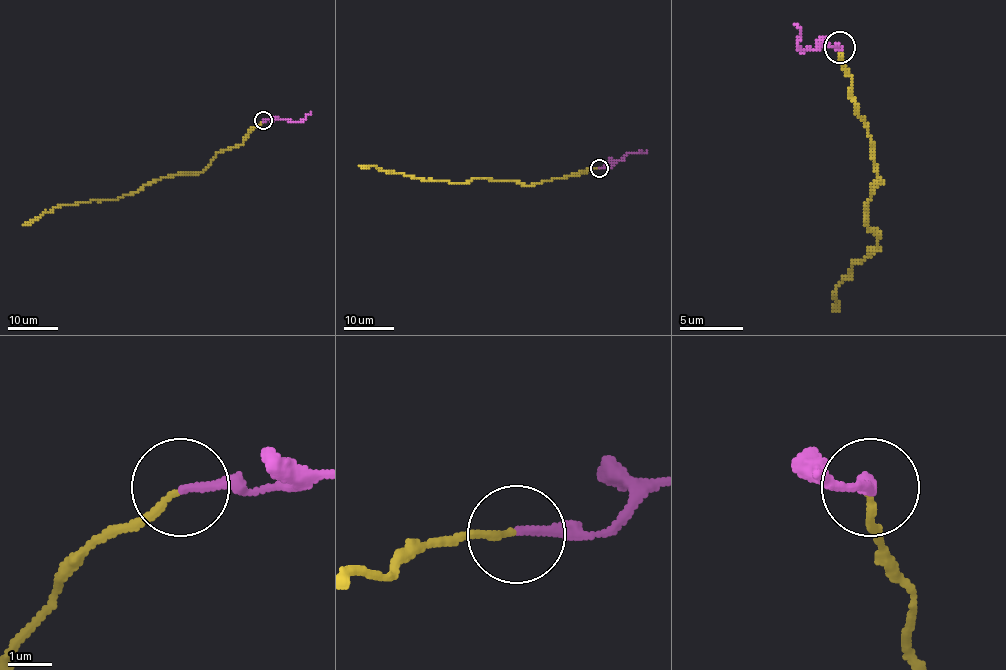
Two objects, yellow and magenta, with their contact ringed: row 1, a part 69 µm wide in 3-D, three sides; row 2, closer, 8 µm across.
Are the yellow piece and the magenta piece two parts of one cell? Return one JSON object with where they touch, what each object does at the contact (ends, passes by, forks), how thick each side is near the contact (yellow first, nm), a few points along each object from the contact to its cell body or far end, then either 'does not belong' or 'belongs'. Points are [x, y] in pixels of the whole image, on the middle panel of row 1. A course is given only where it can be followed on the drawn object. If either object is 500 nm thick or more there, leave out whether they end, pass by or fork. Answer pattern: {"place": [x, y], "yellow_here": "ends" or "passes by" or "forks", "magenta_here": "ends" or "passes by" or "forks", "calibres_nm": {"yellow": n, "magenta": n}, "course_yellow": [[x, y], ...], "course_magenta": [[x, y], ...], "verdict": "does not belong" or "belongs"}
{"place": [599, 168], "yellow_here": "ends", "magenta_here": "ends", "calibres_nm": {"yellow": 160, "magenta": 200}, "course_yellow": [[600, 167], [538, 183], [487, 178], [452, 183], [380, 170], [377, 166], [359, 166]], "course_magenta": [[600, 167], [611, 167], [627, 153], [647, 150]], "verdict": "does not belong"}

